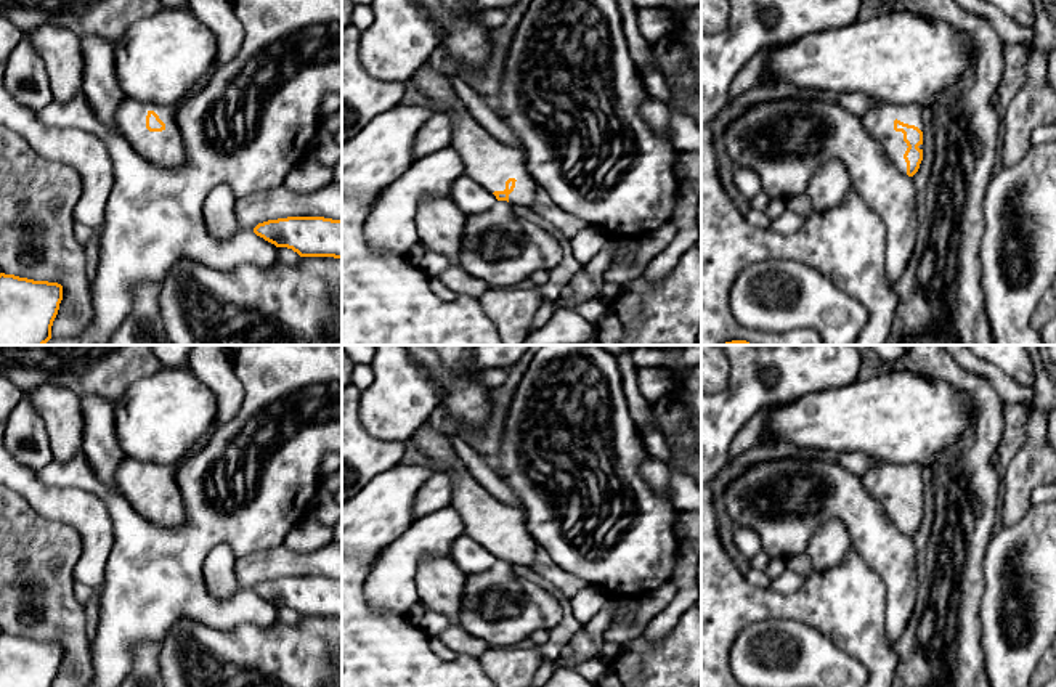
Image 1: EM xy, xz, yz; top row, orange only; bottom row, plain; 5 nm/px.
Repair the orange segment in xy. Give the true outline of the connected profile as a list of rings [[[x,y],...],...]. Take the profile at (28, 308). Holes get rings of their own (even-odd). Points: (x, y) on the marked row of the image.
[[[0,273],[0,345],[45,345],[63,286]]]

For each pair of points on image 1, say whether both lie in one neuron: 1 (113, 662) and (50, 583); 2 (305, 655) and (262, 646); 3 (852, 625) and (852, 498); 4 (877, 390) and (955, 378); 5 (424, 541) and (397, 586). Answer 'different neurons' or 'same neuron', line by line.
1: different neurons
2: same neuron
3: different neurons
4: different neurons
5: same neuron

